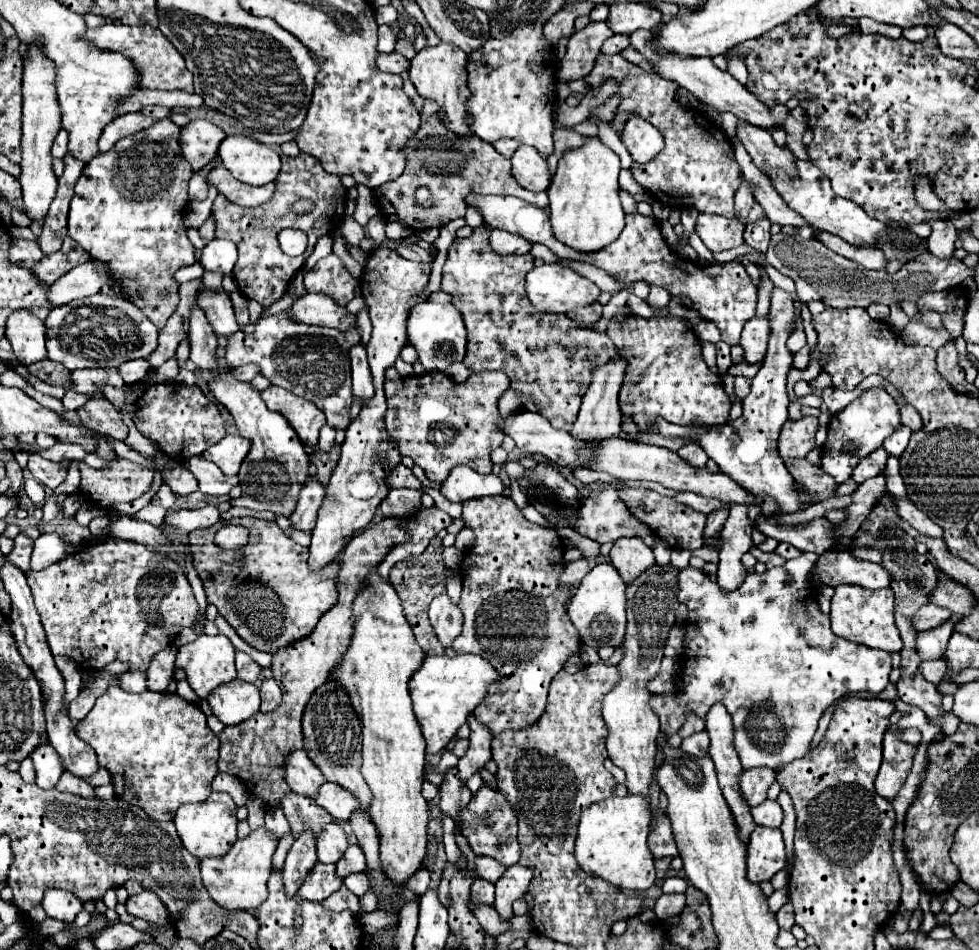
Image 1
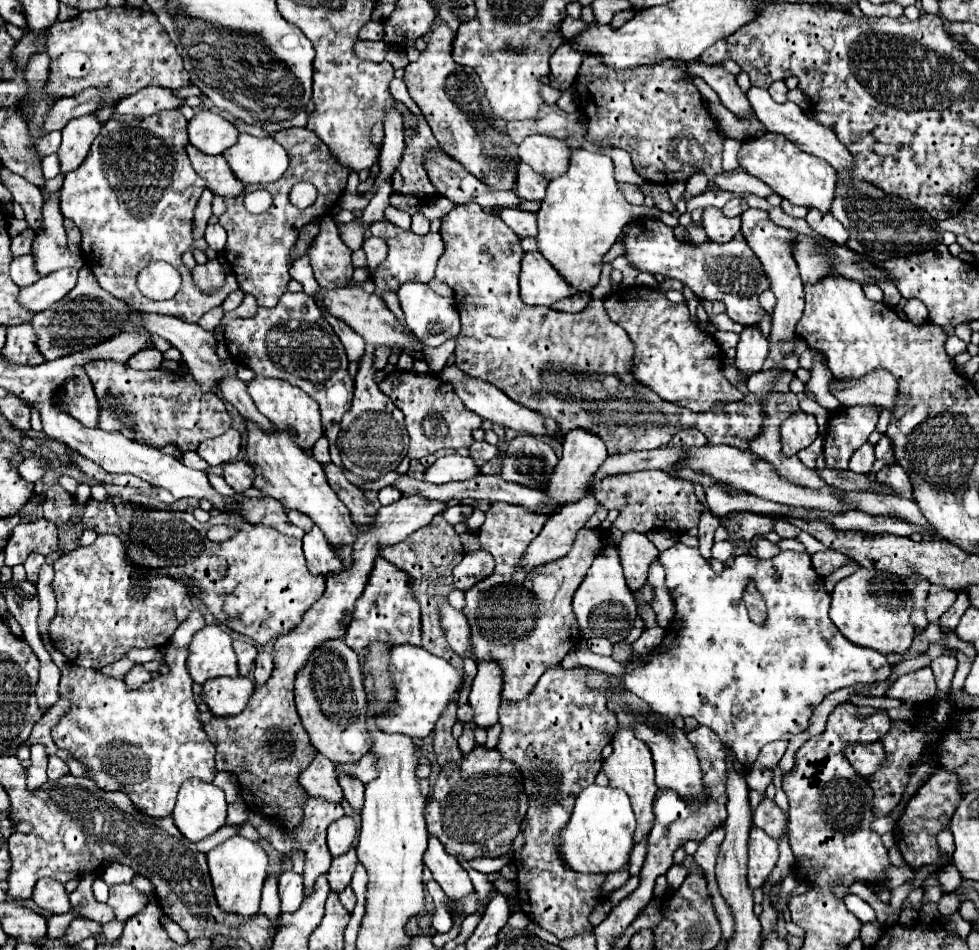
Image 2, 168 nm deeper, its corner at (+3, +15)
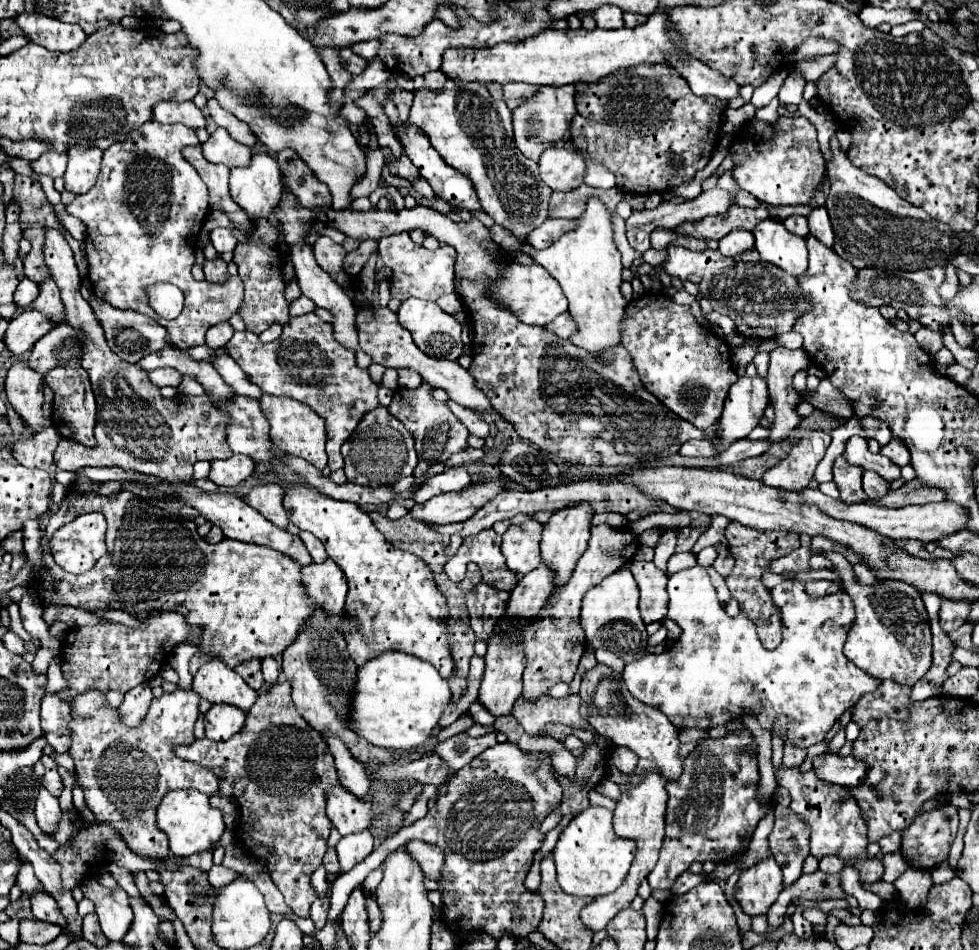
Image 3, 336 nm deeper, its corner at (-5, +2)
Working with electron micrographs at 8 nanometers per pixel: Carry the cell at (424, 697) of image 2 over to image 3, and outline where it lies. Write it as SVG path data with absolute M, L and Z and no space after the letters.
M386 651L358 669L348 727L376 747L416 749L428 741L430 731L438 725L448 703L448 681L442 679L430 663L402 651Z

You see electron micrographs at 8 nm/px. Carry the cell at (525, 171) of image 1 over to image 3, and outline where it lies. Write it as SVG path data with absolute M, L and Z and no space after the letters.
M572 147L546 149L538 161L540 179L552 191L570 191L584 183L586 161Z

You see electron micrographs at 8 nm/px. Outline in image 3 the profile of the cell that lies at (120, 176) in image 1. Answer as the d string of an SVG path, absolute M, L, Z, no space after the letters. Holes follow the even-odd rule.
M158 121L144 123L140 129L136 129L136 133L128 137L128 141L116 143L104 151L102 171L94 189L90 189L84 195L78 195L66 207L66 211L78 217L88 229L88 239L84 247L88 257L88 277L92 281L94 295L116 309L132 309L148 315L168 331L166 337L168 343L182 351L196 345L204 345L206 331L222 321L228 321L240 307L242 293L244 293L244 285L238 275L228 277L228 281L222 287L218 283L198 283L190 273L194 265L194 249L196 249L198 233L208 213L208 189L200 179L200 175L196 173L196 169L182 157L182 149L186 145L198 145L198 137L192 129L180 123L174 125L164 125ZM164 281L174 283L184 293L186 299L184 311L174 321L158 319L156 311L148 305L146 289L154 283L164 283Z

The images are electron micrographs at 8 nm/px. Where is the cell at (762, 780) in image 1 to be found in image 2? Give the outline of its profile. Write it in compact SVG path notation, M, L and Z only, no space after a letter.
M772 742L772 744L766 744L758 758L752 762L752 766L760 766L760 768L776 768L776 764L780 762L782 754L786 752L786 746L788 742Z

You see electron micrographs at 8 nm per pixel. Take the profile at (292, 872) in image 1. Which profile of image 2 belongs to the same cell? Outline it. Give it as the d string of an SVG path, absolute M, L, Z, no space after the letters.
M294 870L282 872L278 882L278 894L282 902L282 912L294 912L304 896L304 876L296 874Z

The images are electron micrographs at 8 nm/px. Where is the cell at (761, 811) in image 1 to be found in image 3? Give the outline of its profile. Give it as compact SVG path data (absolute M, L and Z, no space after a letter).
M776 805L776 821L770 833L770 849L784 873L784 887L792 885L802 875L802 863L808 857L808 827L790 809Z

